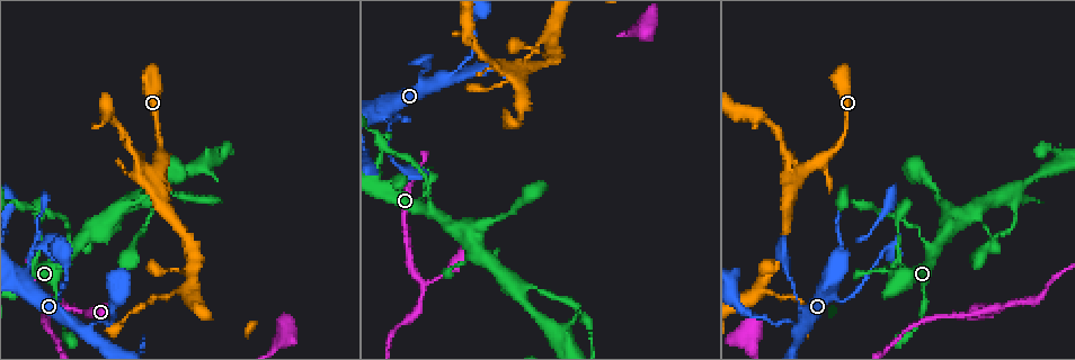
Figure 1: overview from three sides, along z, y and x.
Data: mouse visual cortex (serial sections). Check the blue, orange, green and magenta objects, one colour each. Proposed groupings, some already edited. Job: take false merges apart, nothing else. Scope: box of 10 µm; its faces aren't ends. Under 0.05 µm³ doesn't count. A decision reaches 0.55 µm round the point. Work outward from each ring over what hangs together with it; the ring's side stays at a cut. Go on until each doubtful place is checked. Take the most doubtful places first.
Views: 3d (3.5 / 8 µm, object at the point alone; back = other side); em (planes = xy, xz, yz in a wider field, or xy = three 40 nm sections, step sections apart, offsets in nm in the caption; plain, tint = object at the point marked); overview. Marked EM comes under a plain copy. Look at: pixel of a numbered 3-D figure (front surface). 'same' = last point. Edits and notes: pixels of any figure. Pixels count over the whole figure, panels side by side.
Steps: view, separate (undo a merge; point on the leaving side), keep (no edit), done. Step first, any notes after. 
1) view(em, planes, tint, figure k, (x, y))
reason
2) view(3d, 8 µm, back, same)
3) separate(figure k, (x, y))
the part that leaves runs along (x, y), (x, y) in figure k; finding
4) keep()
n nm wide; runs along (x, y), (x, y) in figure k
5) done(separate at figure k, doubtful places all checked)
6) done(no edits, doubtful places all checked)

view(em, xy, step 1, tint, figure 1, (65, 305))
sudden change in width

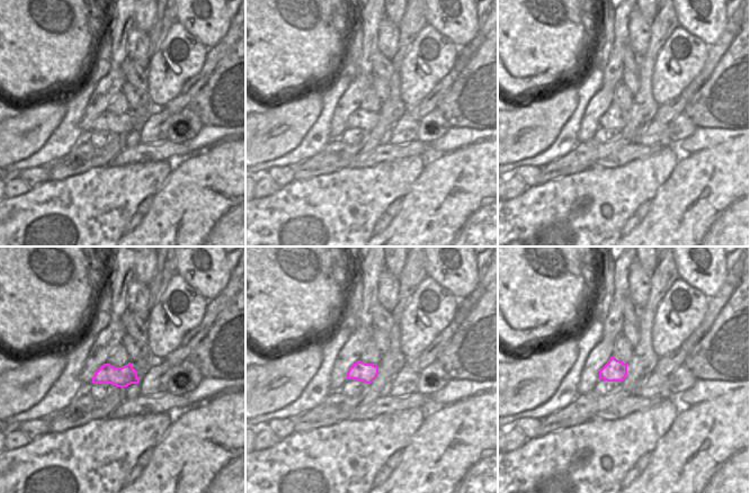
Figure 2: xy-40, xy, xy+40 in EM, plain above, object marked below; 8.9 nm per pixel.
view(3d, 3.5 µm, same)
wider look

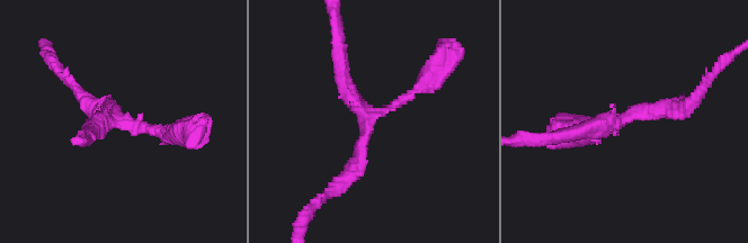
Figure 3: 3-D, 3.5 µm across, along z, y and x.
keep()
3 arms; arms of 200, 200, 200 nm; runs along (430, 78), (368, 115), (340, 54) in figure 3; all the same cell

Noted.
view(3d, 3.5 µm, figure 1, (430, 213))
three-way junction

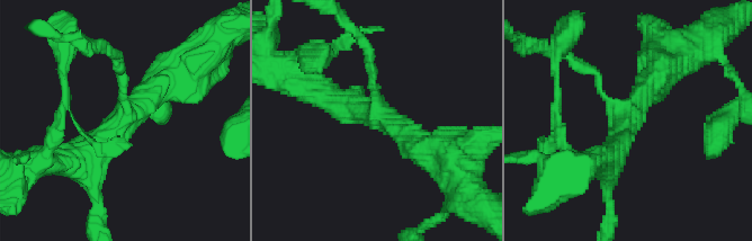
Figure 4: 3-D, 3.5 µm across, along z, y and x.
view(em, xy, step 3, tint, figure 4, (627, 120))
3 arms; arms of 150, 400, 400 nm; shape alone is not enough

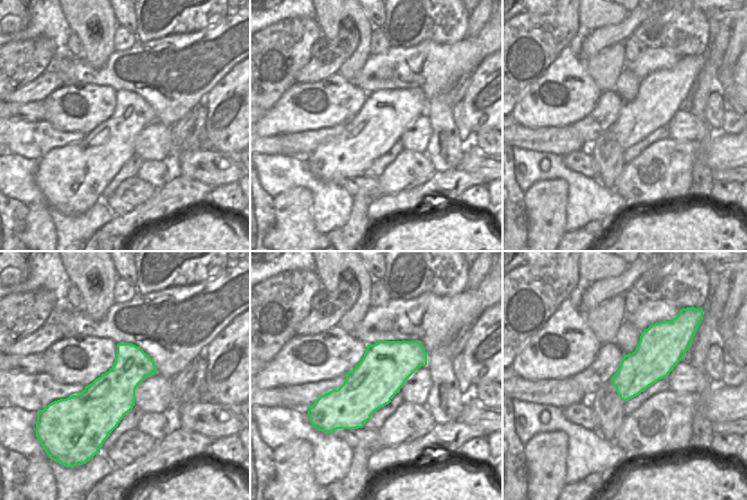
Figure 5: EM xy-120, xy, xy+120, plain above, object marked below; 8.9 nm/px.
keep()
runs along (72, 163), (179, 70) in figure 4; continuous, no second cell

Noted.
view(3d, 3.5 µm, figure 1, (898, 232))
narrows sharply

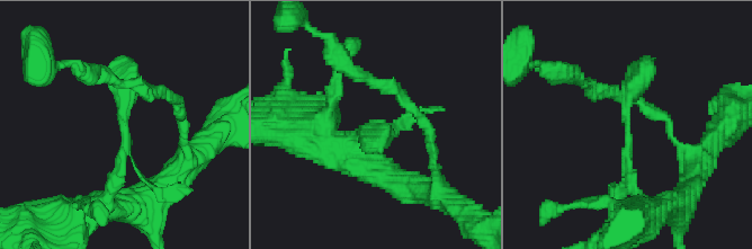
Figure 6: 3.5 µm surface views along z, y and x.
view(em, xy, step 3, tint, figure 6, (376, 121))
now the EM

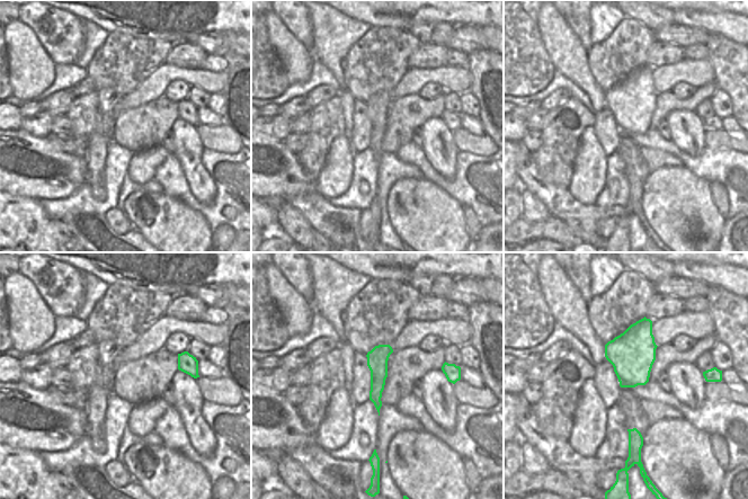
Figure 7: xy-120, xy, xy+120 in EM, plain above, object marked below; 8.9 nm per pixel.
view(em, xy, step 2, tint, same)
cut it another way

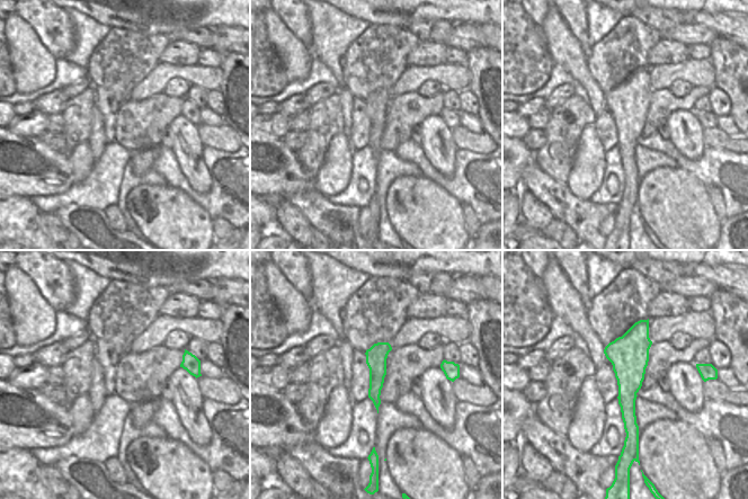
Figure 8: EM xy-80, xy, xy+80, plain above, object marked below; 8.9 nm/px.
keep()
runs along (646, 322), (630, 353), (633, 435) in figure 8; one cell here

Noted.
view(3d, 3.5 µm, figure 1, (800, 174))
three arms meet

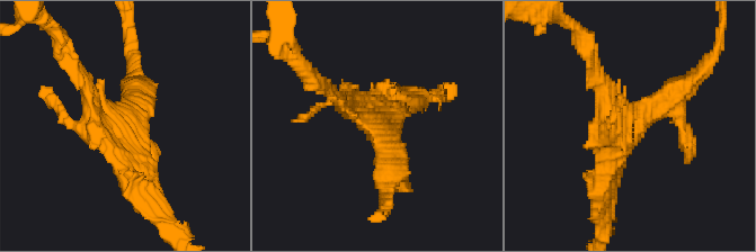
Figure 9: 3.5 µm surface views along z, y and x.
view(em, planes, tint, figure 9, (125, 127))
now the EM

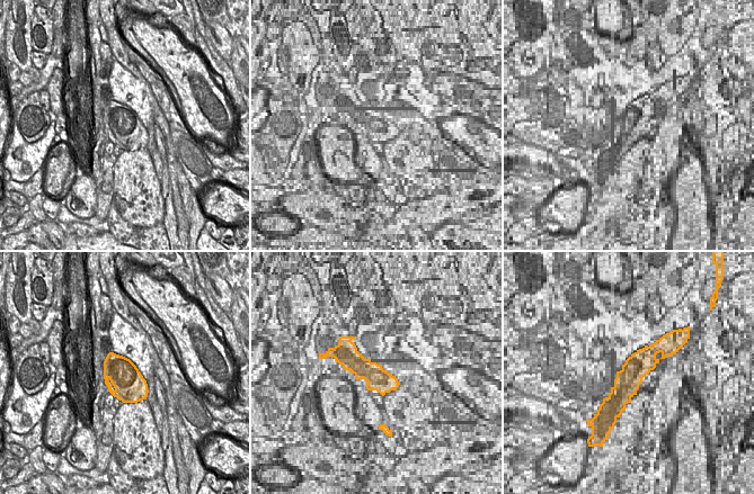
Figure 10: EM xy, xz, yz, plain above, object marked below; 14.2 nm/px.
keep()
runs along (688, 81), (628, 133), (605, 189) in figure 9; all the same cell

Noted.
done(no edits, doubtful places all checked)

